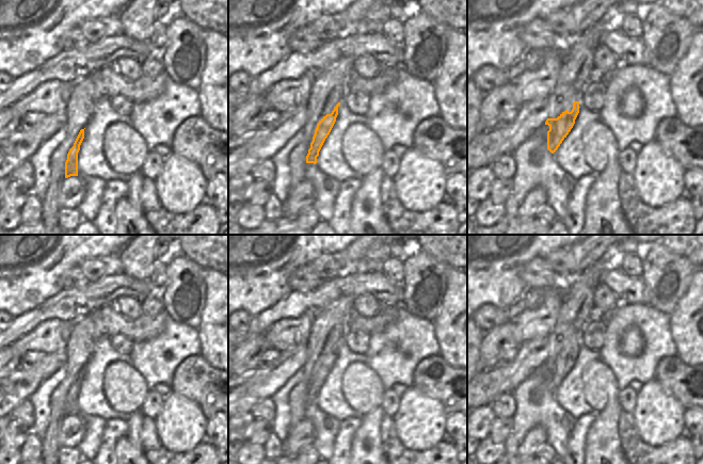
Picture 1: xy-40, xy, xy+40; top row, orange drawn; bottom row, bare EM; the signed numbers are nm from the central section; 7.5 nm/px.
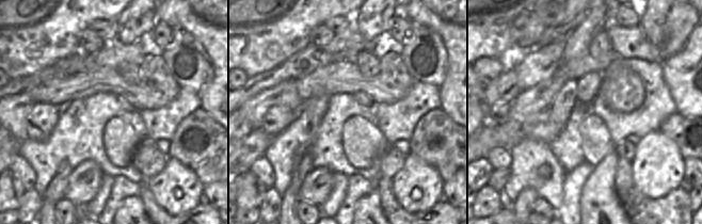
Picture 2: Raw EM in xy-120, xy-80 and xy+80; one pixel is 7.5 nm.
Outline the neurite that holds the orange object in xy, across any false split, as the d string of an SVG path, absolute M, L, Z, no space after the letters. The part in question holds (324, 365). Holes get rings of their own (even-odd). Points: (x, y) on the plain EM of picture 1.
M340 341L336 343L331 353L323 355L317 363L317 367L310 382L310 387L308 388L308 393L306 395L306 402L317 402L319 390L336 361L339 343Z

